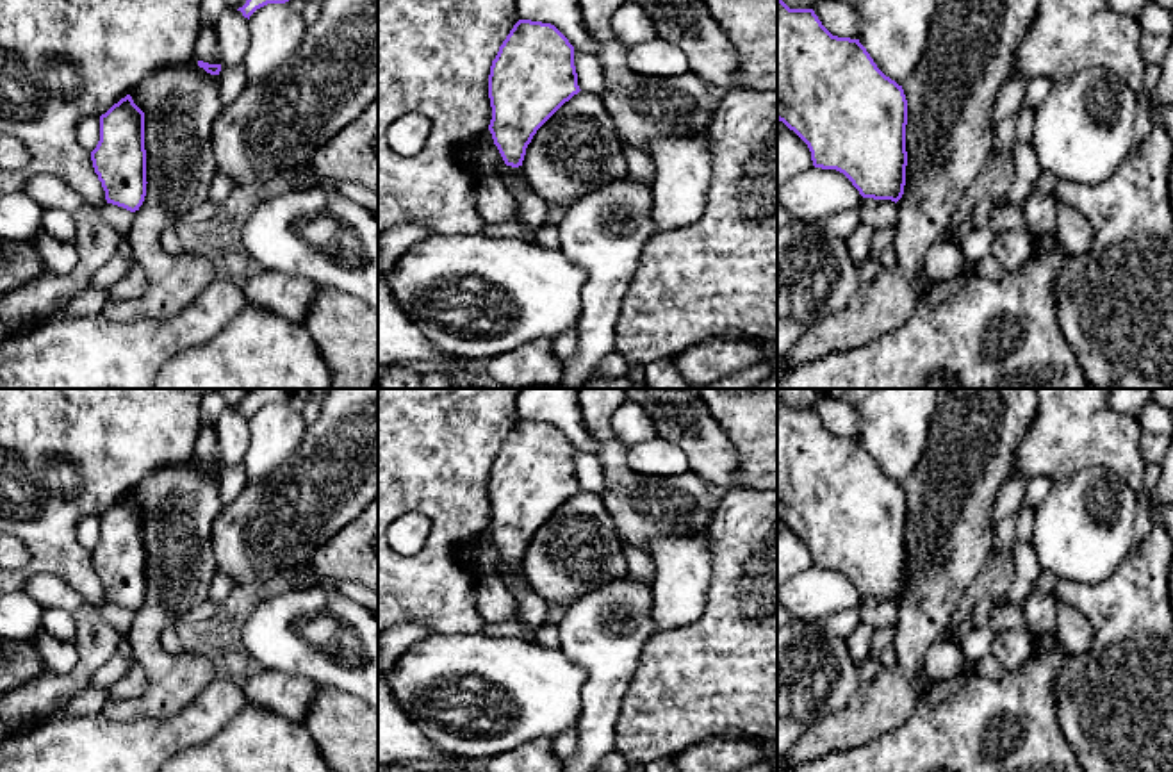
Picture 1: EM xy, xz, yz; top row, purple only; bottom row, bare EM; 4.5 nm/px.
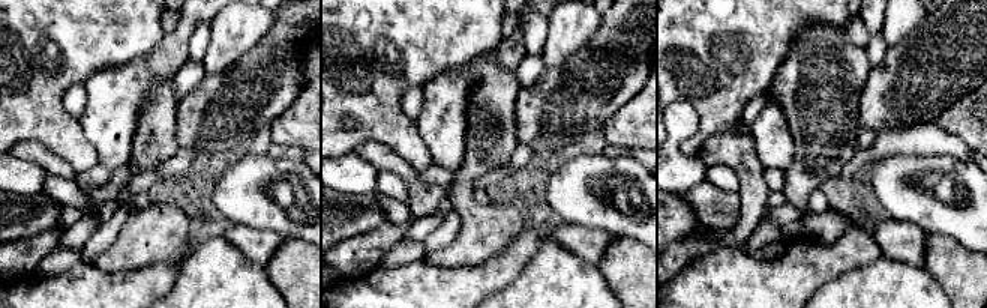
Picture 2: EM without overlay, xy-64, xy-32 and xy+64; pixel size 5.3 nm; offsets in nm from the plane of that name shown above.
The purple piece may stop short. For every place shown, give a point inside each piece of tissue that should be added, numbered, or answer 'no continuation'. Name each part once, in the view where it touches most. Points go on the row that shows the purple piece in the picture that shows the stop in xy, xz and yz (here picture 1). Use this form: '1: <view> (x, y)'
1: xz (532, 209)

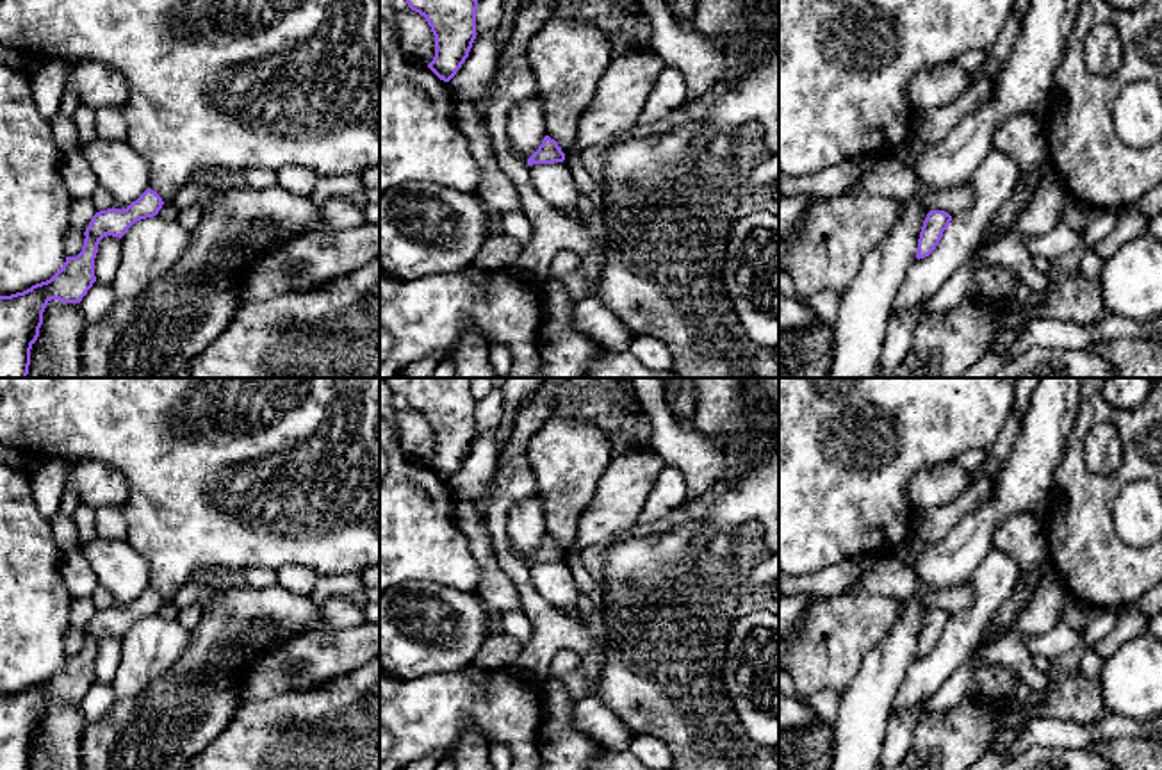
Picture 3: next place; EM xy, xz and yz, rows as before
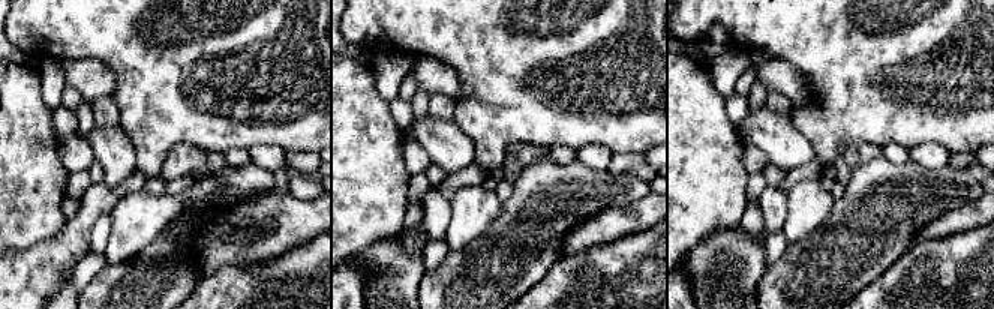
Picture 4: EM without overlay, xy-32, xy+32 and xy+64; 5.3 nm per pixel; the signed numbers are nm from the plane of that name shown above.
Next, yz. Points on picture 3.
no continuation

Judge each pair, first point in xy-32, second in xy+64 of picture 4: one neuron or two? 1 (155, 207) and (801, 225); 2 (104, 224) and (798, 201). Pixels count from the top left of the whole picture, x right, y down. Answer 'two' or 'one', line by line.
1: one
2: two

